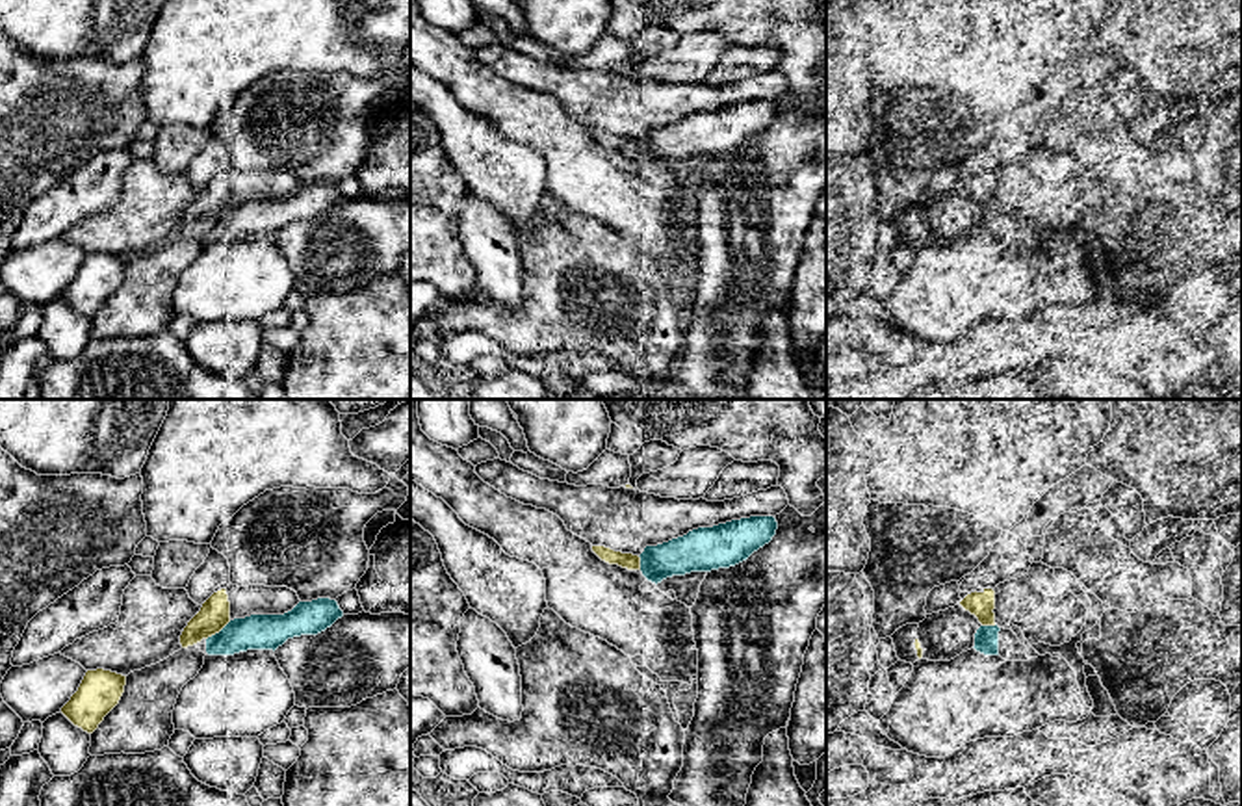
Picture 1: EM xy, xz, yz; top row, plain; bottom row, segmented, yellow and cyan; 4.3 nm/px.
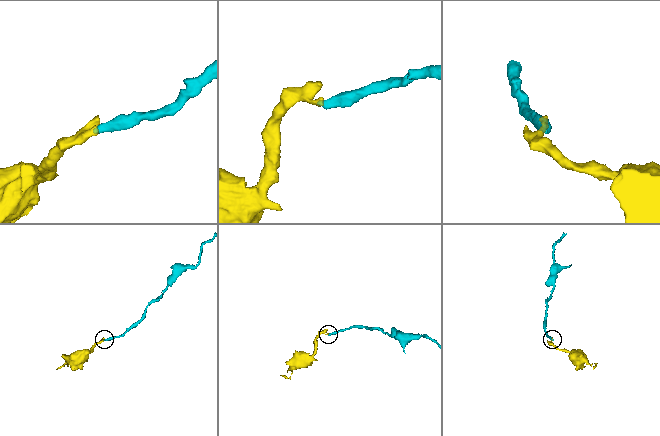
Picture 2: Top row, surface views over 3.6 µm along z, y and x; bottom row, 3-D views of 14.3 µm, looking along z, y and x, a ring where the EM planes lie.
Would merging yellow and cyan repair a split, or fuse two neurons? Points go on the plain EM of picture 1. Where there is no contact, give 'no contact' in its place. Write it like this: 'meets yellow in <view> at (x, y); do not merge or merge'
meets yellow in xy at (218, 216); do not merge

